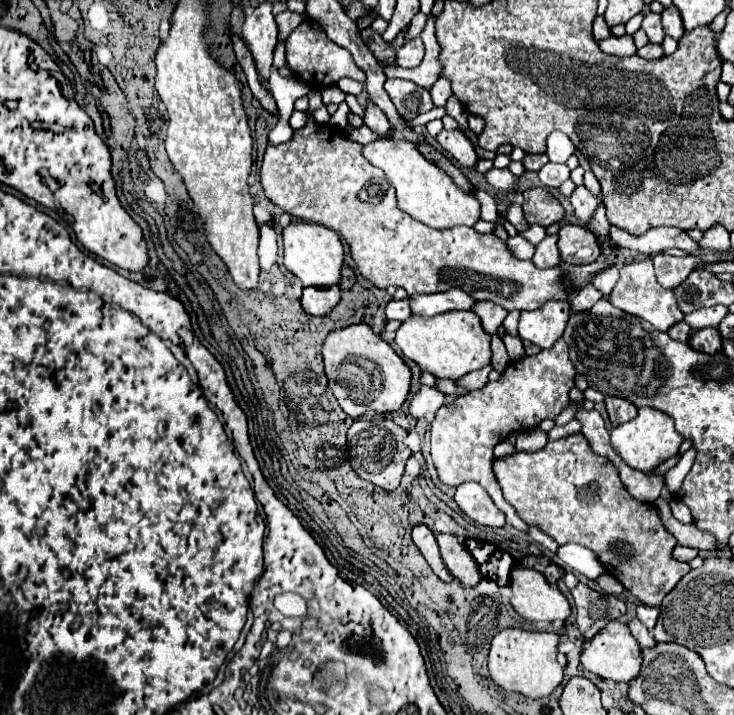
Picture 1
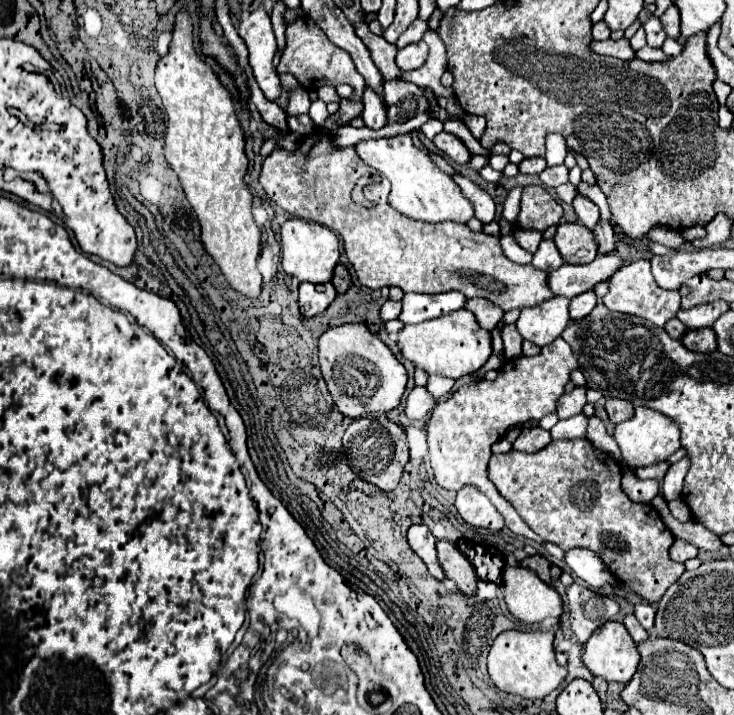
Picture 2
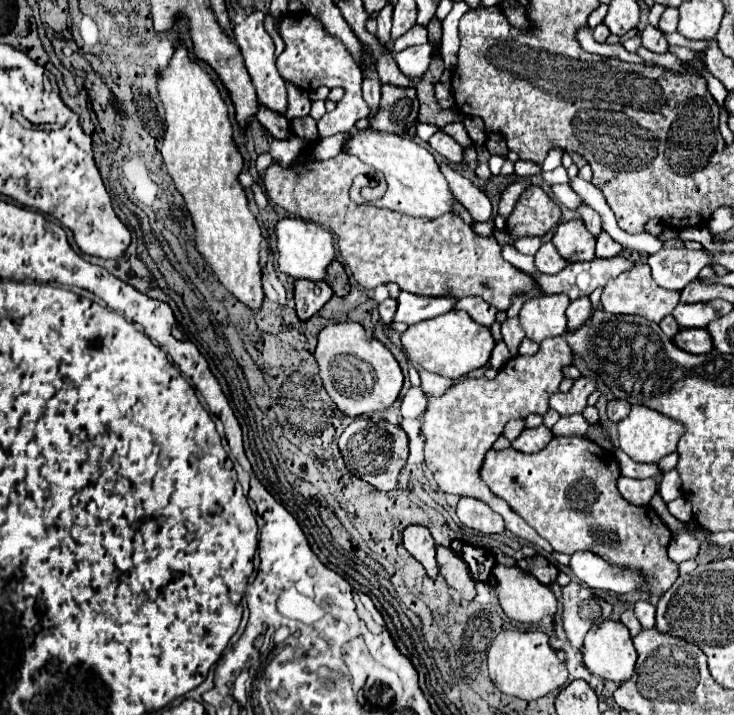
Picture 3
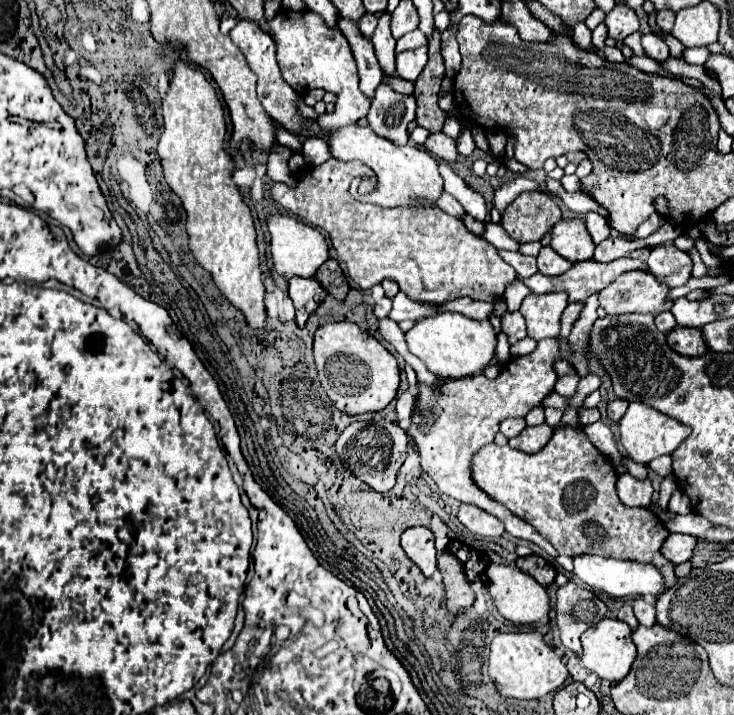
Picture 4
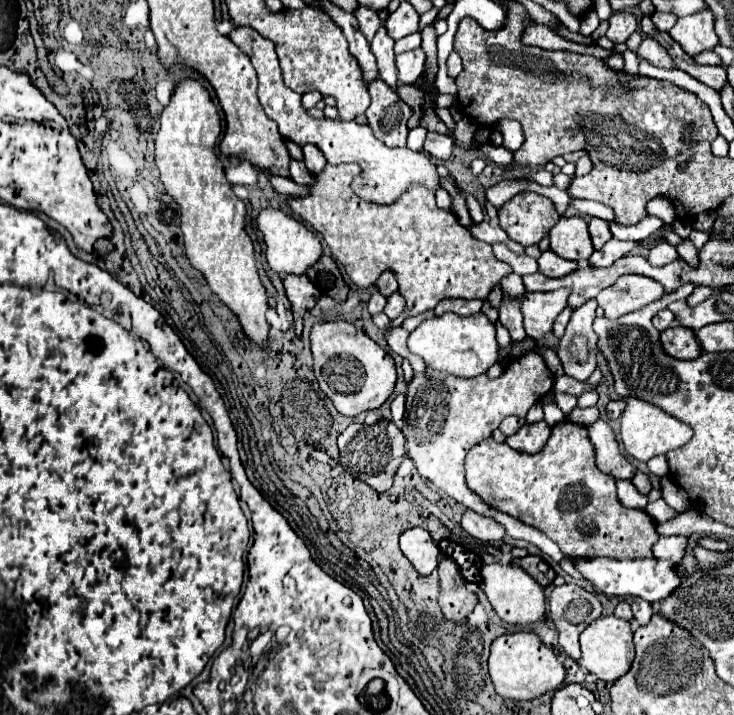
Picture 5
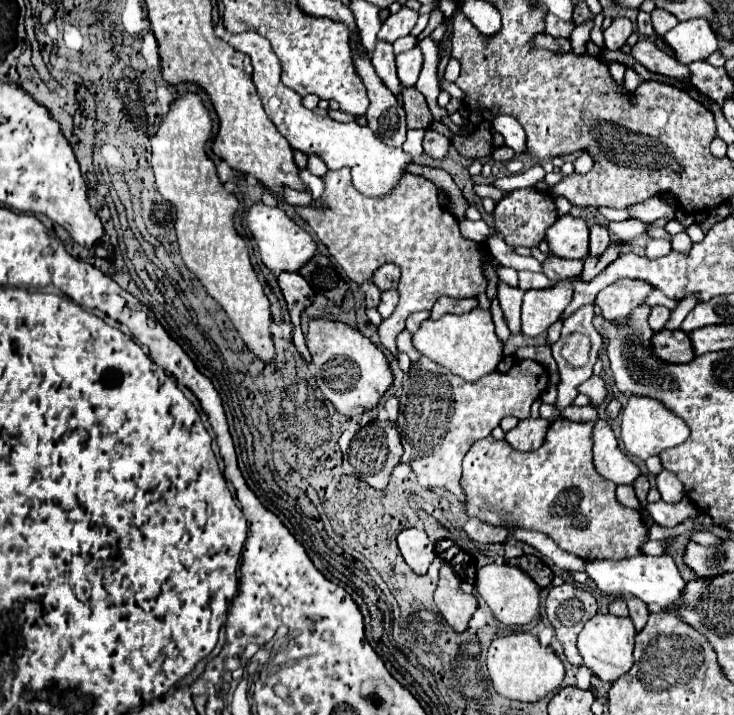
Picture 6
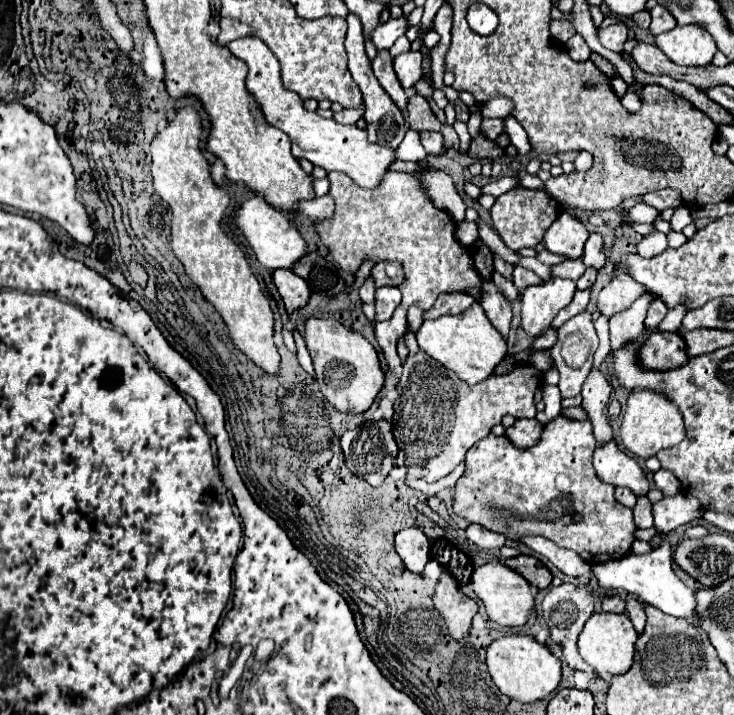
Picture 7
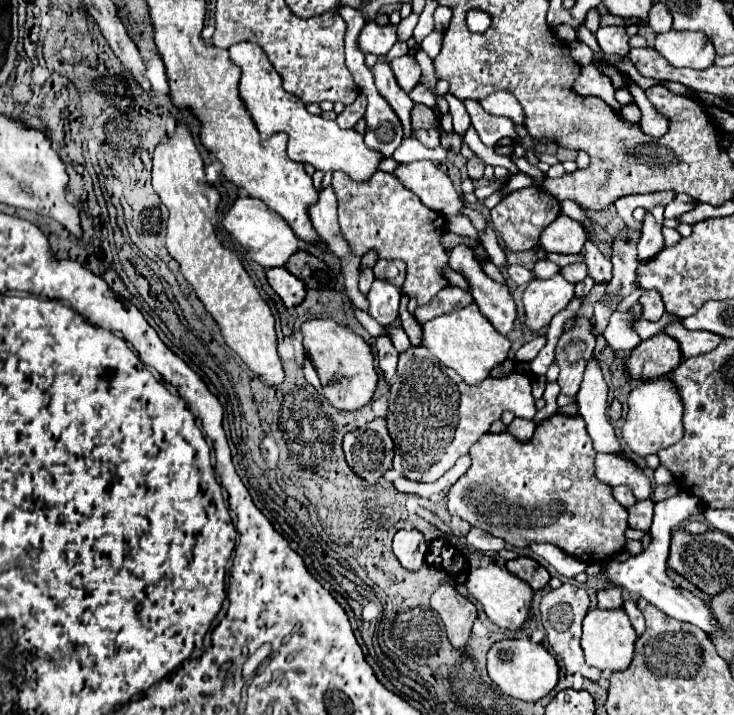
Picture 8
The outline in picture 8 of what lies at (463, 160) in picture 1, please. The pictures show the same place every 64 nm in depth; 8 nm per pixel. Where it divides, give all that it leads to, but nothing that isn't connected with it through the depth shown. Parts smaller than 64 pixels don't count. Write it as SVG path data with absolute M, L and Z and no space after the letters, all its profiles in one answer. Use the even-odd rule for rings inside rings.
M414 130L414 136L428 148L440 146L440 134L436 130Z

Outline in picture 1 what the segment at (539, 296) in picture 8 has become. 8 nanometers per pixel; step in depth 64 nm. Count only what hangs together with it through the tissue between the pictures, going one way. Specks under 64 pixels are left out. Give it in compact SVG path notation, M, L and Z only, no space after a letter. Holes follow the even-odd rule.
M550 300L538 310L522 312L518 322L518 334L522 340L530 340L540 348L552 348L562 336L570 316L568 300Z

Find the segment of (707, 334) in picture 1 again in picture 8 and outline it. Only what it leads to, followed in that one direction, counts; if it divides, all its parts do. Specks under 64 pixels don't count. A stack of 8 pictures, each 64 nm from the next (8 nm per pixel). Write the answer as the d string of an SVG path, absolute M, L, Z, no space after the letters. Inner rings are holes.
M656 334L640 342L624 360L630 380L656 380L678 368L682 356L678 342L666 334Z

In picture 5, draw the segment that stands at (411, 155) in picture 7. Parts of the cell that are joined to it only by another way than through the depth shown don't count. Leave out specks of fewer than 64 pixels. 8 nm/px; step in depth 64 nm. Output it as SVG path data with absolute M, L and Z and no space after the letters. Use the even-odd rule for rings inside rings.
M418 126L418 128L414 128L414 130L410 130L408 132L408 142L406 142L406 148L410 148L410 150L414 150L414 152L420 152L422 150L422 144L424 144L424 138L426 138L426 128L422 128L422 126Z

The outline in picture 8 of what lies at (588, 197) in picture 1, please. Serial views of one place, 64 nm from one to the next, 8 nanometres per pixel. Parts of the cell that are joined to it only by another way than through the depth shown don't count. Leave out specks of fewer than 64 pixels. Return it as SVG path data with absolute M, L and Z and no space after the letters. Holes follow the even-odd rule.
M590 240L586 242L584 252L586 252L584 256L588 264L588 276L594 280L594 284L608 284L608 280L612 278L612 262L604 258L598 246L592 244Z

